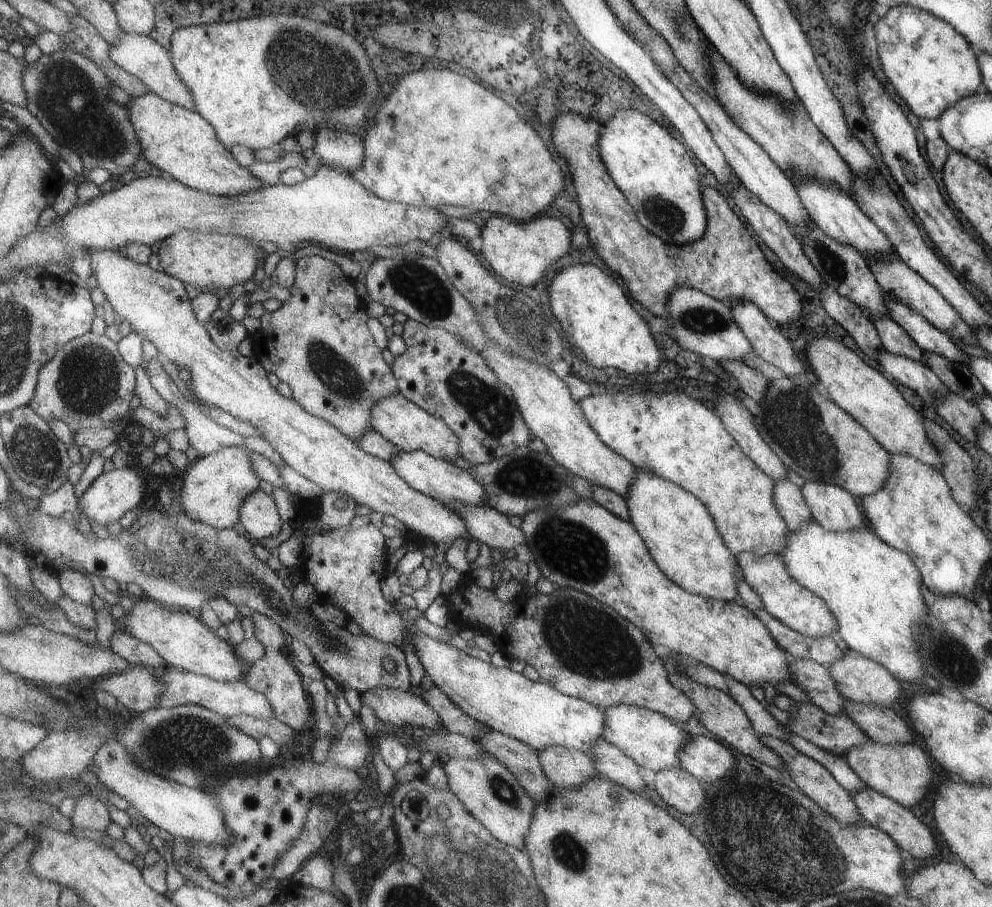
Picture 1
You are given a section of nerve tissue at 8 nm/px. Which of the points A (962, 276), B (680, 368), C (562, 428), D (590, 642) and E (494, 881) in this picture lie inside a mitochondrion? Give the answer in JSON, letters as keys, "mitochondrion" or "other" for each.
{"A":"other","B":"other","C":"other","D":"mitochondrion","E":"mitochondrion"}

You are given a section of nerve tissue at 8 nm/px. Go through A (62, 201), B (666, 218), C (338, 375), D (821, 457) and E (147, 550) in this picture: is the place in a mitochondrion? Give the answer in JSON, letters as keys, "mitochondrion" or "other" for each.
{"A":"other","B":"mitochondrion","C":"mitochondrion","D":"mitochondrion","E":"mitochondrion"}

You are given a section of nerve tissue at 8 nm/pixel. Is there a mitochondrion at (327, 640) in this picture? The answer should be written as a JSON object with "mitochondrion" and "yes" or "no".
{"mitochondrion":"yes"}

